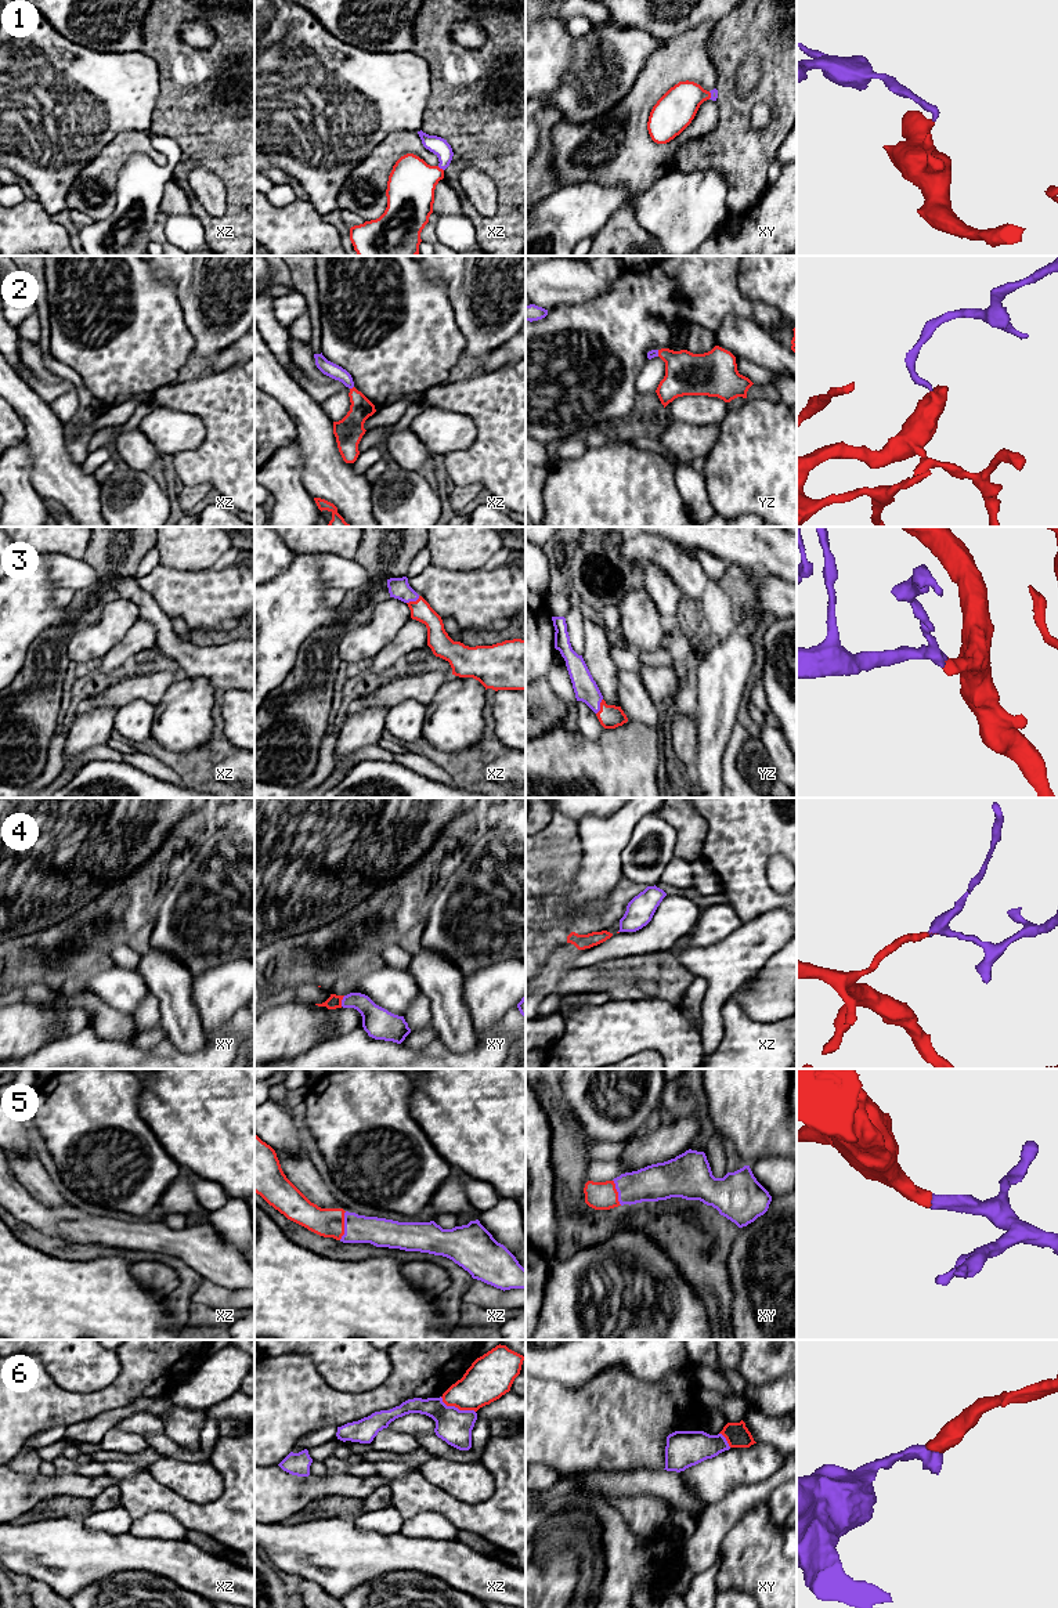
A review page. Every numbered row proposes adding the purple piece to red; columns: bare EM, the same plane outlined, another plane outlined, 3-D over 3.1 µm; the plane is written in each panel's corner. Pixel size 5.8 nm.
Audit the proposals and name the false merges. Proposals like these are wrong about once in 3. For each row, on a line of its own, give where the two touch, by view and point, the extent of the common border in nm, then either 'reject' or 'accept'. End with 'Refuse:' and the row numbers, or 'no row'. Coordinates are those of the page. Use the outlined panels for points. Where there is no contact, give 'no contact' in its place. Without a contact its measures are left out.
1: xz (439, 167) | 50 nm | accept
2: xz (353, 387) | 30 nm | accept
3: yz (600, 707) | 100 nm | accept
4: xy (340, 1001) | 70 nm | accept
5: xz (343, 1225) | 170 nm | accept
6: xz (457, 1406) | 220 nm | reject
Refuse: 6

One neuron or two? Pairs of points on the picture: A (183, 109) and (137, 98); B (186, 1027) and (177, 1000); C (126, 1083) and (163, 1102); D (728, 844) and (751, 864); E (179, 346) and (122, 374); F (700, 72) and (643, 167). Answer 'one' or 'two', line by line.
A: two
B: one
C: two
D: one
E: one
F: one

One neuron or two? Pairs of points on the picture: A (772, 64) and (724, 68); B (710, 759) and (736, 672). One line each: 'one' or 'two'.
A: one
B: one

